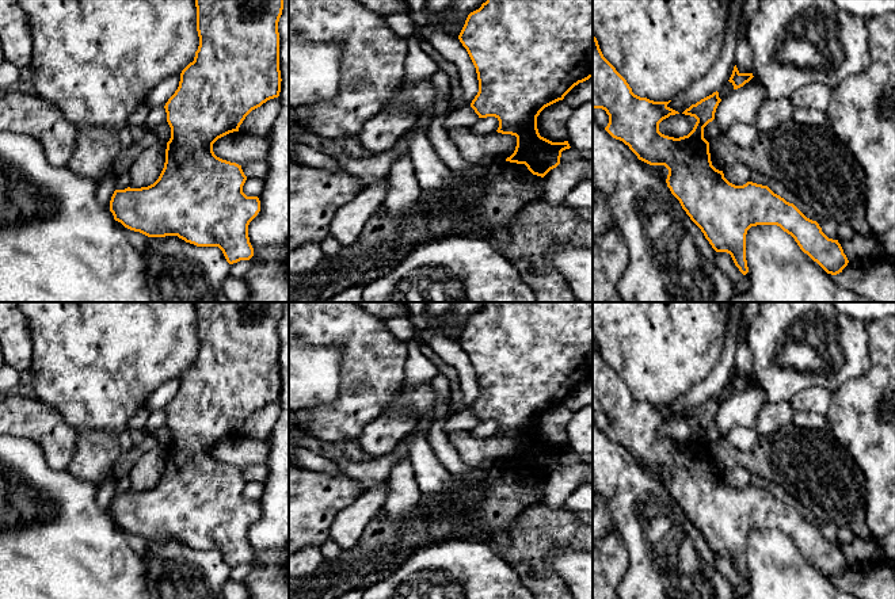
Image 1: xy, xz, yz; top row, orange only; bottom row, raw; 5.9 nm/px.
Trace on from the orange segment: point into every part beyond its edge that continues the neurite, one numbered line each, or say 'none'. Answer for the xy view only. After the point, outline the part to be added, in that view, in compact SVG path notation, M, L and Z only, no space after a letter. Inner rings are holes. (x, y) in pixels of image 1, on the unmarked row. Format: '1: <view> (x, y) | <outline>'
none

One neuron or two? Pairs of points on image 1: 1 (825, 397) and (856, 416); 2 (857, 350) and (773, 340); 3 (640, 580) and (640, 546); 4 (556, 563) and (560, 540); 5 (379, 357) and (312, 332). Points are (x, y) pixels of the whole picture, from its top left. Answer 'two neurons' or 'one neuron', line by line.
1: two neurons
2: one neuron
3: one neuron
4: two neurons
5: one neuron

